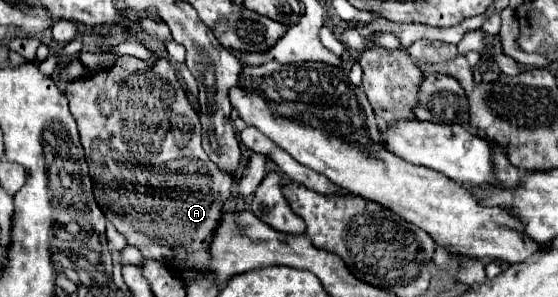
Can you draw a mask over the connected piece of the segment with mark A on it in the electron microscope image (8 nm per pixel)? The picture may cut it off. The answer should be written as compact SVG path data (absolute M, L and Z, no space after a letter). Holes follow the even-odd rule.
M160 59L160 63L154 69L146 67L146 73L144 71L130 73L122 67L114 67L108 73L70 81L66 87L66 97L70 101L70 113L74 115L76 123L78 123L76 105L80 103L84 105L88 101L98 101L100 109L96 111L102 111L102 105L104 109L110 111L110 119L102 119L102 113L100 115L92 113L88 117L88 123L86 119L84 123L82 121L78 123L78 131L80 131L80 141L86 151L86 161L90 165L90 177L96 183L94 185L96 203L100 205L100 209L106 213L106 217L112 223L116 223L118 219L110 215L132 217L134 221L130 223L130 227L118 227L118 231L128 239L128 243L132 245L132 237L142 235L140 249L142 253L150 251L150 257L144 257L144 259L158 261L170 269L186 267L186 263L190 263L190 267L210 267L210 237L214 235L214 227L218 227L222 219L222 205L232 193L234 179L218 171L218 167L214 167L214 163L204 153L202 141L200 141L202 137L200 119L194 113L194 107L188 101L188 93L184 91L174 67L164 59ZM170 109L184 109L184 115L170 117ZM162 171L164 173L190 171L190 179L186 179L188 175L182 175L182 179L168 177Z

